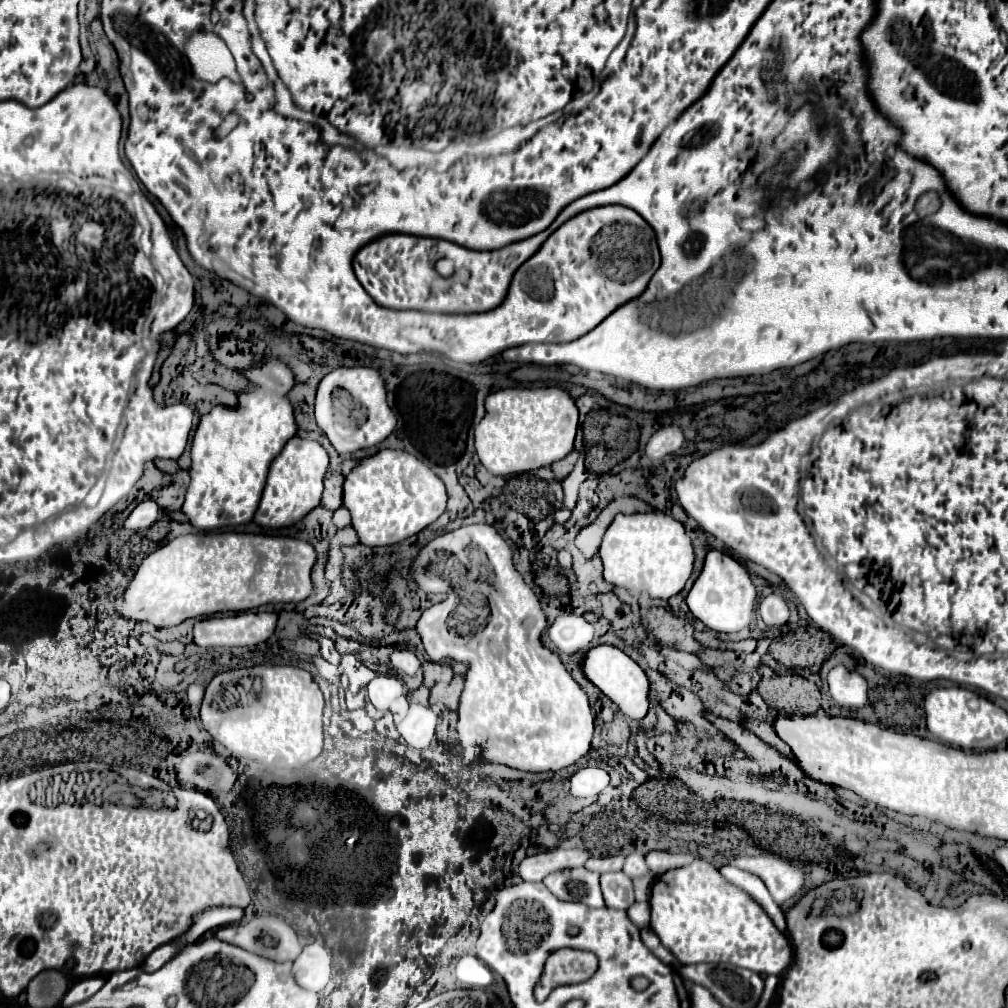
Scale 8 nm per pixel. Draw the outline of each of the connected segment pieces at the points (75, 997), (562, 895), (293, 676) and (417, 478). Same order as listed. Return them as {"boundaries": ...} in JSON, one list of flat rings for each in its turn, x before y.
{"boundaries":[[[86,977,86,979,80,979,74,987,70,987,70,991,64,995,62,999,62,1007,70,1007,78,1001,84,1001,86,997,92,997,92,983,96,983,98,987,102,987,106,983,104,977]],[[584,867,564,869,544,877,544,885,562,901,578,901,588,907,604,907,600,891,600,875]],[[260,665,252,669,232,669,216,675,206,687,200,719,204,729,234,755,248,757,270,767,296,769,316,759,322,751,322,709,322,691,308,671,292,665]],[[382,449,360,461,344,481,344,505,350,509,352,527,356,529,360,543,368,547,394,545,420,533,446,511,446,499,440,477,406,451]]]}

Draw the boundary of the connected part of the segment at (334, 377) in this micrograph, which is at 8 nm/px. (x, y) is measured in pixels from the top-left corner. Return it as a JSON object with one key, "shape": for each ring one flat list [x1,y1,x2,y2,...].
{"shape":[[338,367,328,373,316,393,316,423,340,455,382,443,396,427,396,417,386,403,386,387,376,369]]}

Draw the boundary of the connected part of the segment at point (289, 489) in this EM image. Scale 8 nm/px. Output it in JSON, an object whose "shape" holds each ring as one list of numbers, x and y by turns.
{"shape":[[292,437,270,465,268,481,254,515,254,523,264,529,282,529,300,523,316,505,320,505,326,469,328,453,320,443]]}

